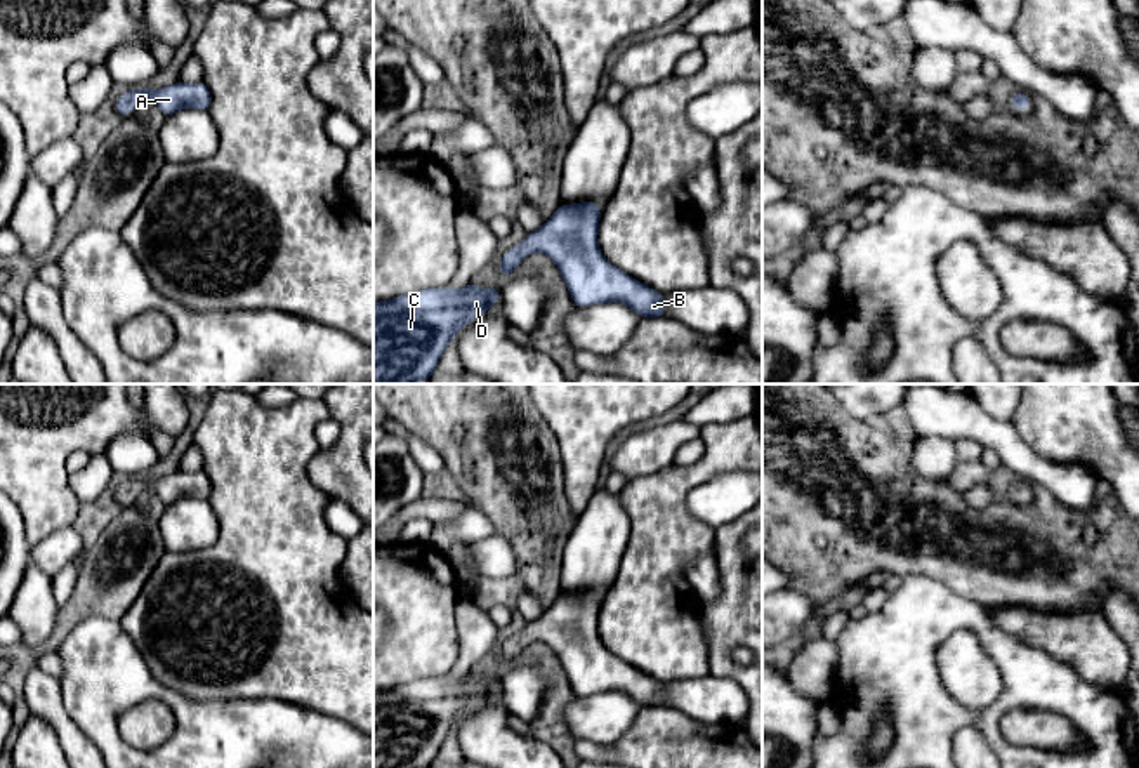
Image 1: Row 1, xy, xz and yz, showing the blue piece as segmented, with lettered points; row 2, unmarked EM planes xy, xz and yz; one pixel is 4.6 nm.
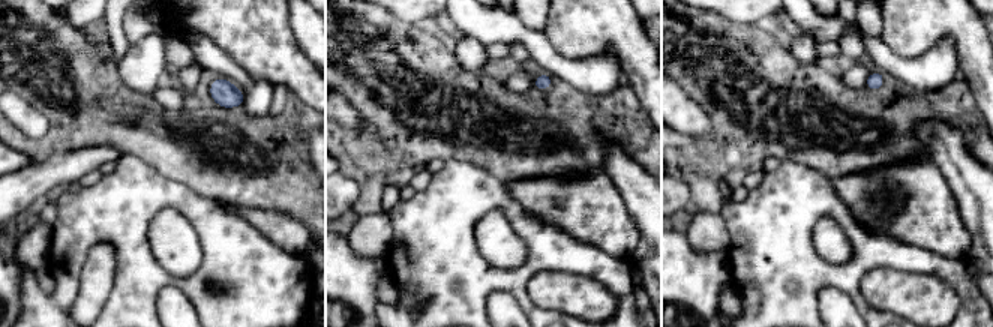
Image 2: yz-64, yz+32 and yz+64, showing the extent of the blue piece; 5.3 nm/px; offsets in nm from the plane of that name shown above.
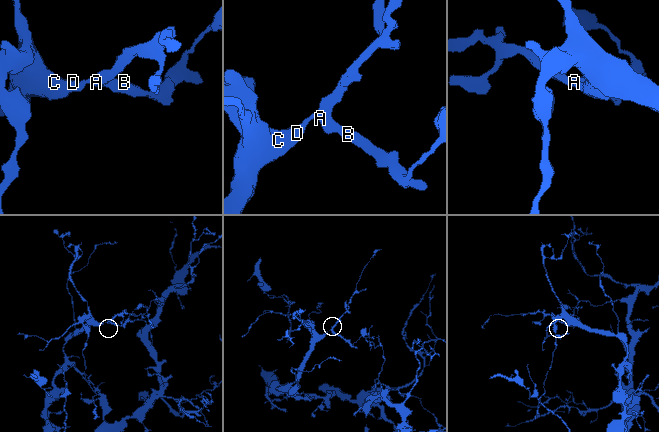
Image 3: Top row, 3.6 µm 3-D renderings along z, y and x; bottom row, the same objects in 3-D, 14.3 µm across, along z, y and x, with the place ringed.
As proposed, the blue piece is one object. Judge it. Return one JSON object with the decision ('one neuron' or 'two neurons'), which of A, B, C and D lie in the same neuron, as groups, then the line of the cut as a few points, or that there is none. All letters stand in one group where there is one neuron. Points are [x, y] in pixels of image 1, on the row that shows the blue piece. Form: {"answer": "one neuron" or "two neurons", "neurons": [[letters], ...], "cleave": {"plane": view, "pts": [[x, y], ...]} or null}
{"answer": "one neuron", "neurons": [["A", "B", "C", "D"]], "cleave": null}

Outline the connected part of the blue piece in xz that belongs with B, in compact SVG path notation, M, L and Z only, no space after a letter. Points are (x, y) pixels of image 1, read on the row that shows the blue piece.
M596 202L561 203L540 229L502 255L498 276L516 271L530 254L543 252L557 266L575 306L620 301L642 318L667 318L663 294L604 259L597 243L599 219Z

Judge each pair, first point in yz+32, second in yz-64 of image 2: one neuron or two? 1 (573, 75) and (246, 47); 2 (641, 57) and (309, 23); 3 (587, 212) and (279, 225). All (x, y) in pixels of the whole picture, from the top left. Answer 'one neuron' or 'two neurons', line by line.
1: two neurons
2: two neurons
3: one neuron

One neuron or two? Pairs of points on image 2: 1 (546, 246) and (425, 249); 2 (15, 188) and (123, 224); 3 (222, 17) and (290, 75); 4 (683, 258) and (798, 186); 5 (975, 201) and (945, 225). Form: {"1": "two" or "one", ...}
{"1": "one", "2": "two", "3": "one", "4": "two", "5": "two"}

